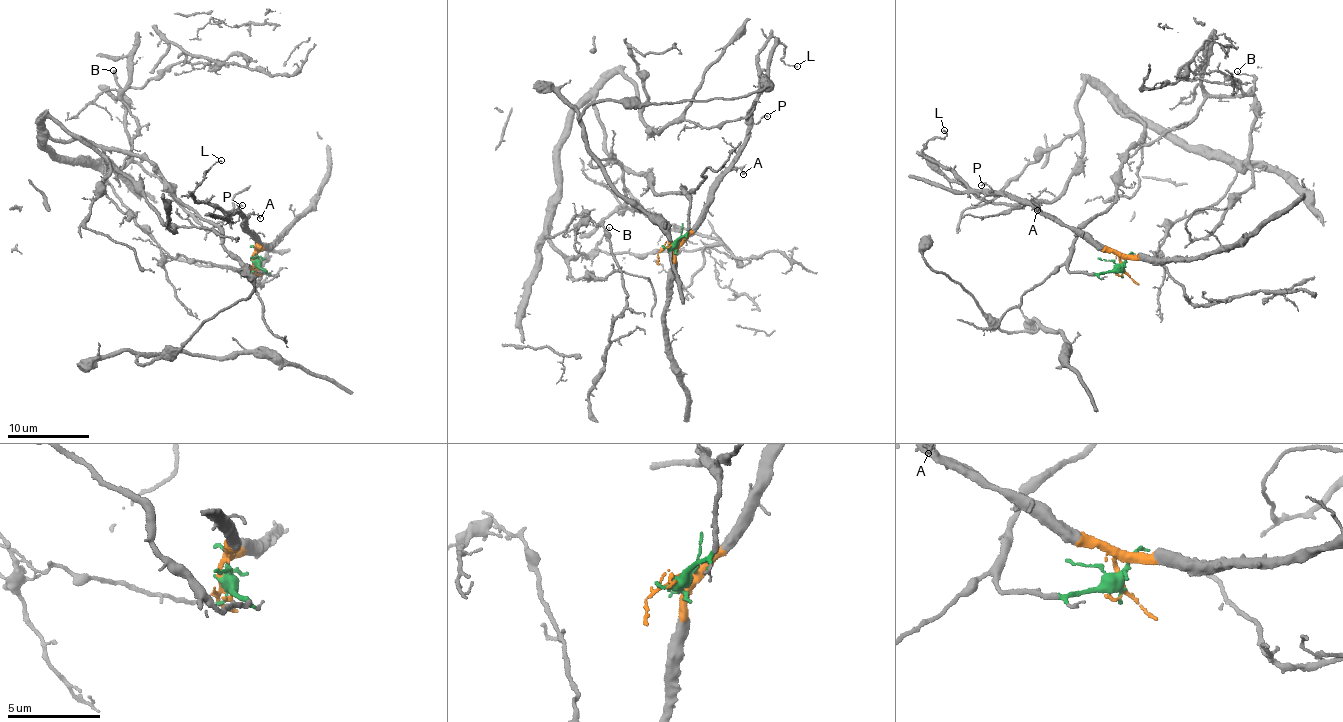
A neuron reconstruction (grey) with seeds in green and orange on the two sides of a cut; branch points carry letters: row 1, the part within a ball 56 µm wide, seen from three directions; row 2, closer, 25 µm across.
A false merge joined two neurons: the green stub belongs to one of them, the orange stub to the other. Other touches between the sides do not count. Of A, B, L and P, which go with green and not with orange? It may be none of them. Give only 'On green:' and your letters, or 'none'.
On green: B

